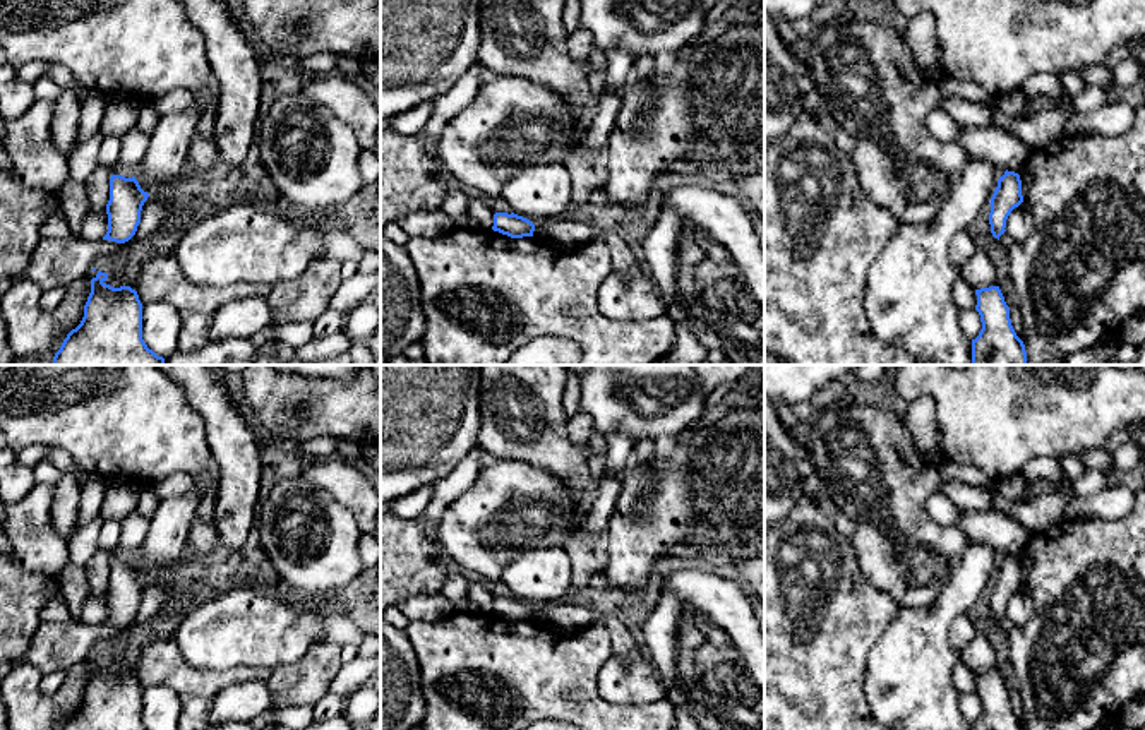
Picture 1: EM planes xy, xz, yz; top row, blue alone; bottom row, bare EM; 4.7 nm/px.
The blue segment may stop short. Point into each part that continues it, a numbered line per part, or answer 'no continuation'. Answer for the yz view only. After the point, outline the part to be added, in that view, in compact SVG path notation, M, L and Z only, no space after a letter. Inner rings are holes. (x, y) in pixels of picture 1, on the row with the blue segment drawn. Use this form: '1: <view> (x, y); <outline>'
no continuation

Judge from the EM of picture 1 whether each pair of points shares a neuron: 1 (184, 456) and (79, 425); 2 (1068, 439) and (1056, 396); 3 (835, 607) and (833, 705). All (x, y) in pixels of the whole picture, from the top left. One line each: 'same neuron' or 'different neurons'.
1: same neuron
2: same neuron
3: same neuron

